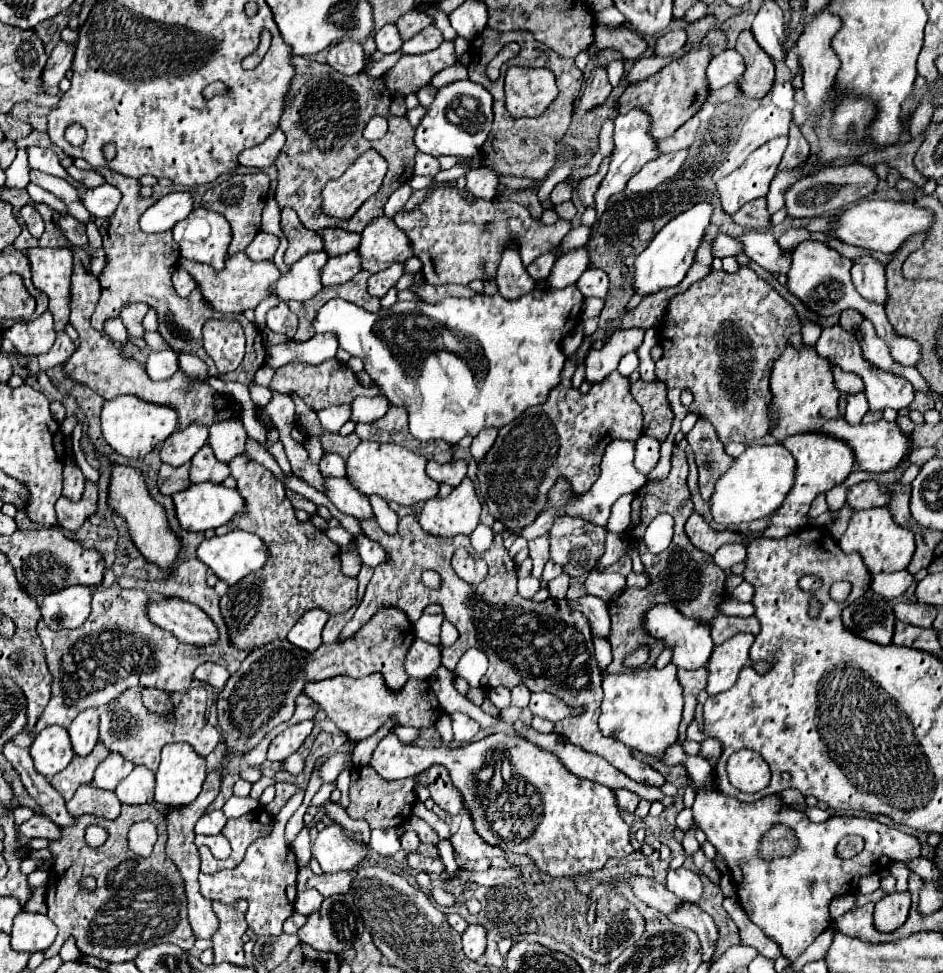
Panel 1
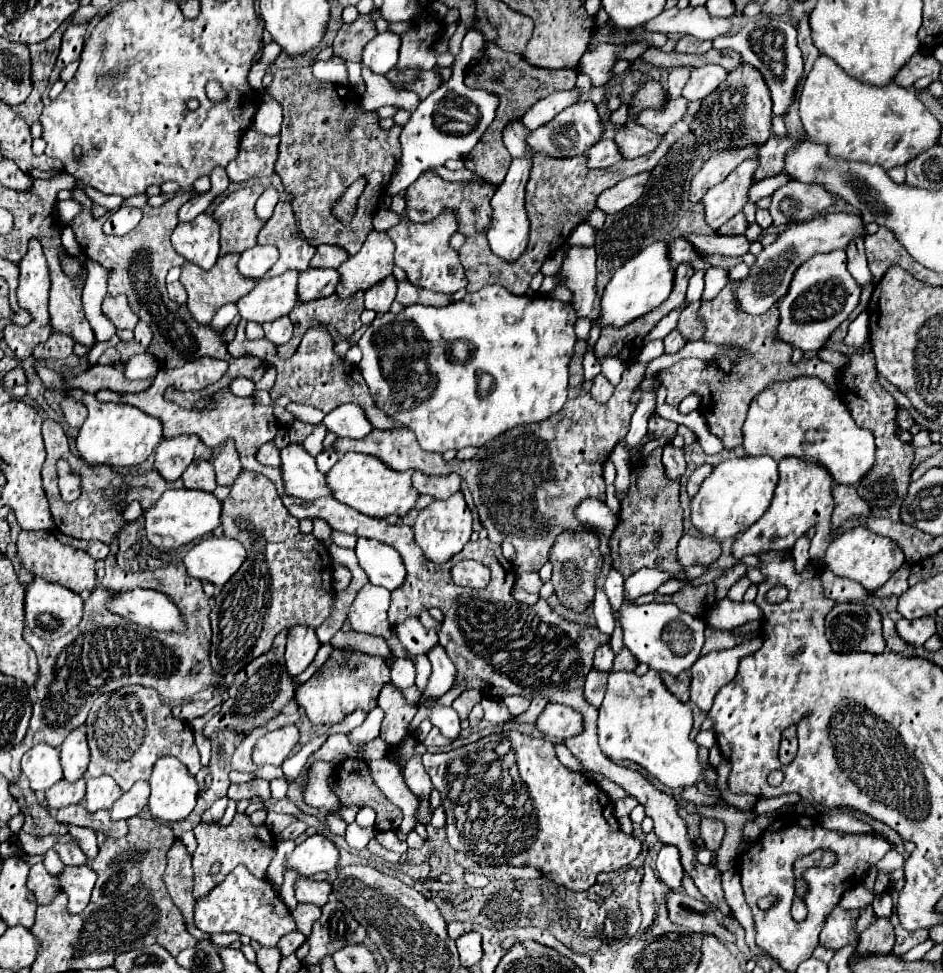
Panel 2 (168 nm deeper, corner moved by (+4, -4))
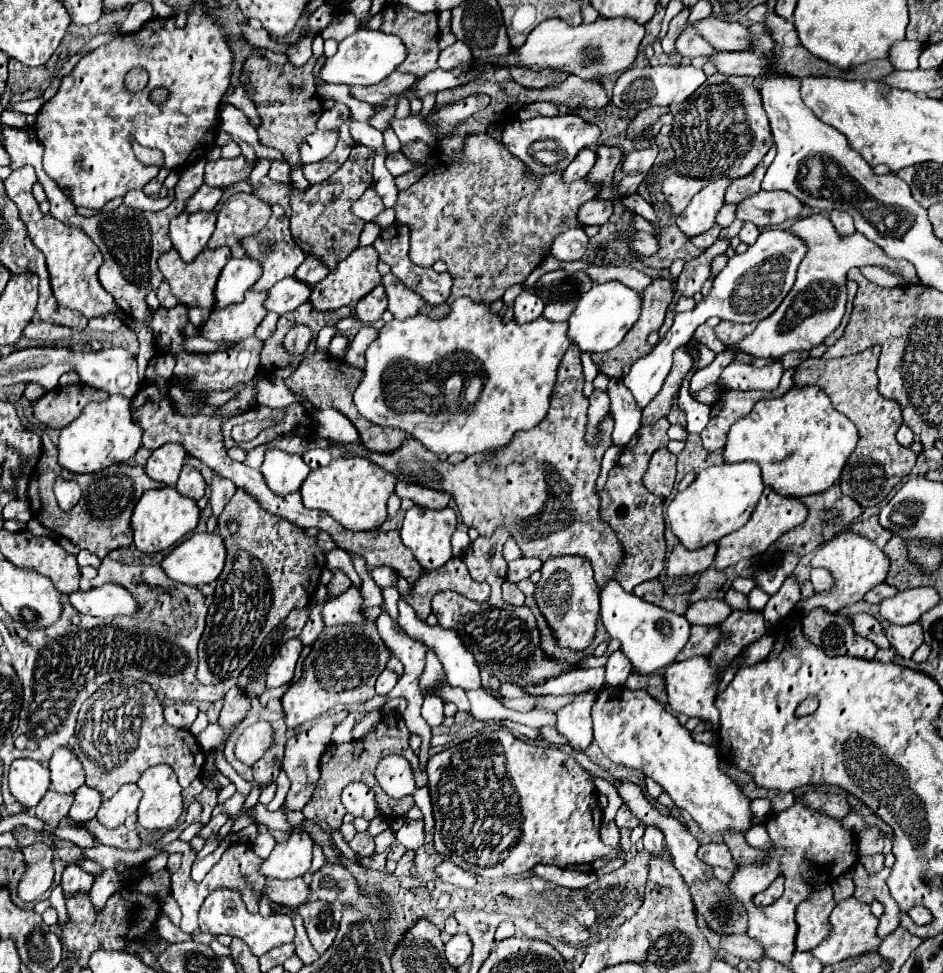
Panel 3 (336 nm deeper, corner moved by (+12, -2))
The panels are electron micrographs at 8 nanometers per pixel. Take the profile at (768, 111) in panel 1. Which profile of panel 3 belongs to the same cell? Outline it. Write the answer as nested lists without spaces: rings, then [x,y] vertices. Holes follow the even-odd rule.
[[[667,175],[661,185],[661,193],[665,195],[667,213],[669,215],[679,215],[683,209],[689,205],[695,193],[699,193],[705,187],[707,181],[691,181],[689,177],[679,177],[679,175]]]

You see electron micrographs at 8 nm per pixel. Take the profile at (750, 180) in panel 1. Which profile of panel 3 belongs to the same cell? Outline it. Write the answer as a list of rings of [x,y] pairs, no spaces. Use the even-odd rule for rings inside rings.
[[[719,179],[703,187],[687,205],[687,209],[675,219],[677,227],[687,235],[695,237],[709,231],[715,225],[715,215],[723,207],[723,195],[731,181]]]

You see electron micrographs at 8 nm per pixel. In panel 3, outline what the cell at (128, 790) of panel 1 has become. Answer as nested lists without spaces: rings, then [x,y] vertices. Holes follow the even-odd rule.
[[[123,785],[123,789],[119,789],[119,793],[115,793],[115,797],[101,803],[95,819],[101,825],[105,825],[107,829],[117,829],[125,823],[125,819],[129,815],[135,813],[135,809],[139,805],[139,797],[141,797],[141,793],[139,793],[137,785]]]

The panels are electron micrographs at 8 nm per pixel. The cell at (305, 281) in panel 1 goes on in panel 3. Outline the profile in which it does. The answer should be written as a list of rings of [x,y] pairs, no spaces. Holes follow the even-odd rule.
[[[249,289],[241,303],[211,311],[209,319],[201,327],[201,335],[221,345],[231,345],[253,335],[257,325],[267,315],[267,311],[263,309],[265,297],[265,293],[255,293],[253,289]]]

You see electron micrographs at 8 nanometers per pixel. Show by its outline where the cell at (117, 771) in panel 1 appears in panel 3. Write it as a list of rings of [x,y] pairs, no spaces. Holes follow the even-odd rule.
[[[83,785],[75,791],[75,801],[69,809],[69,815],[67,819],[75,825],[75,827],[81,827],[83,823],[91,821],[99,809],[99,805],[103,803],[103,797],[101,793],[95,793],[95,789]]]

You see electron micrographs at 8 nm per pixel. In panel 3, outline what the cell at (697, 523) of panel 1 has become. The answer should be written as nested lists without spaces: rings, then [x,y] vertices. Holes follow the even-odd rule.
[[[677,545],[669,559],[667,559],[667,577],[689,577],[689,575],[697,575],[703,573],[715,559],[717,553],[717,545],[705,545],[703,549],[697,551],[689,551],[683,549],[681,545]]]

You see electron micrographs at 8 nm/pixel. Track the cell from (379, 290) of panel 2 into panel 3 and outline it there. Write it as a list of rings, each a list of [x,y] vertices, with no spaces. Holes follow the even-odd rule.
[[[377,285],[367,297],[363,297],[363,301],[359,301],[359,305],[355,305],[355,311],[357,311],[357,319],[365,323],[373,323],[381,319],[381,315],[387,311],[385,289]]]

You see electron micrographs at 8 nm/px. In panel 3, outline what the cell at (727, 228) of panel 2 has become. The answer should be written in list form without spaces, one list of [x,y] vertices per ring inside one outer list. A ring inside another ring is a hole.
[[[711,227],[707,233],[703,233],[703,235],[699,235],[699,237],[693,237],[691,239],[691,243],[695,245],[695,247],[701,247],[701,249],[707,249],[707,247],[711,247],[715,241],[717,241],[717,237],[719,237],[719,231],[721,231],[721,227]]]

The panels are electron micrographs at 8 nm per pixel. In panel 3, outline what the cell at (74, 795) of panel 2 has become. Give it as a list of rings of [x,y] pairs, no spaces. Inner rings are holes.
[[[47,791],[47,795],[35,807],[35,817],[51,827],[57,827],[61,819],[67,817],[71,803],[73,795],[57,795],[55,791]]]

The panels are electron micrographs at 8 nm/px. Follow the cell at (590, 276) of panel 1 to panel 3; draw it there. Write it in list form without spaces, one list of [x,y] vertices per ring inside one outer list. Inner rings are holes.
[[[523,291],[517,299],[515,299],[515,305],[513,305],[513,311],[515,311],[515,321],[517,323],[529,323],[529,321],[535,321],[541,311],[543,311],[543,301],[539,301],[539,297],[535,297],[535,291]]]

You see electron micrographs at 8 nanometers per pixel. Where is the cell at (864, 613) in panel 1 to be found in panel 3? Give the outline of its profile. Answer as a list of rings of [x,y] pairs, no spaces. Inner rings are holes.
[[[813,609],[801,619],[803,635],[827,655],[849,655],[861,659],[873,659],[877,647],[865,637],[855,635],[851,621],[845,615],[829,613],[827,609]]]

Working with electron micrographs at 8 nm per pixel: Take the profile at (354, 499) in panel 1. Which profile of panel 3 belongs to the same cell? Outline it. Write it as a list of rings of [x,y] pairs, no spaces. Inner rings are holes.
[[[267,449],[261,465],[261,473],[273,493],[287,495],[299,491],[301,483],[309,475],[309,465],[301,455],[291,455],[279,449]]]

